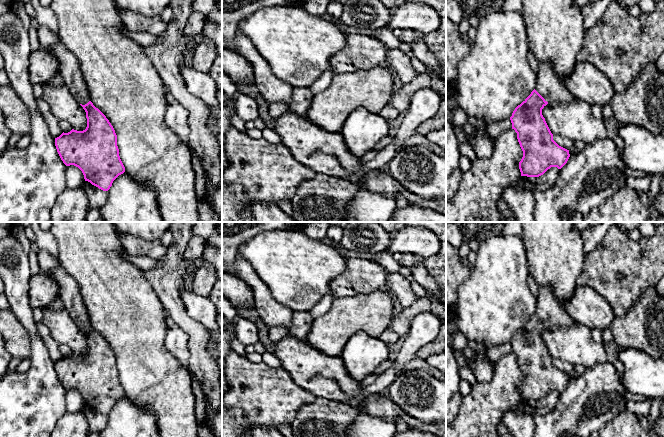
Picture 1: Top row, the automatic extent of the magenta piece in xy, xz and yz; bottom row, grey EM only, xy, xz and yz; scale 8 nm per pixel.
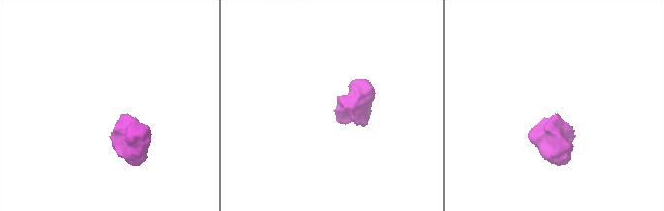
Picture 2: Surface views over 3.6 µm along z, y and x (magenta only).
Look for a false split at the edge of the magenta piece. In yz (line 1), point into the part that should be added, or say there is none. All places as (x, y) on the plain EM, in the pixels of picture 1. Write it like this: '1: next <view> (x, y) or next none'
1: next yz (549, 310)

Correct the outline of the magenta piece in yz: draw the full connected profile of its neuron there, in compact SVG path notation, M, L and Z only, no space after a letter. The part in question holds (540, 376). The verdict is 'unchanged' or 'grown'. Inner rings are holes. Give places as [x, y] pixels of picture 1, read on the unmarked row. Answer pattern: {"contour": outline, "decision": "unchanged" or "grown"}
{"contour": "M549 284L539 286L536 298L536 312L510 341L523 375L519 393L521 400L527 401L539 401L551 391L561 393L567 387L569 374L553 364L542 333L551 326L569 327L575 324Z", "decision": "grown"}

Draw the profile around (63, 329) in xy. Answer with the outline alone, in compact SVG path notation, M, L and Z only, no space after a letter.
M43 309L42 323L44 323L53 339L60 345L66 345L72 353L83 355L87 351L86 336L70 317L68 311Z

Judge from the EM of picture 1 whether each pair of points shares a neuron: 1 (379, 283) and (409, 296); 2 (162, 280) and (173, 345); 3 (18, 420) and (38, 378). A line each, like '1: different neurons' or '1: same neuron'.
1: different neurons
2: different neurons
3: same neuron

